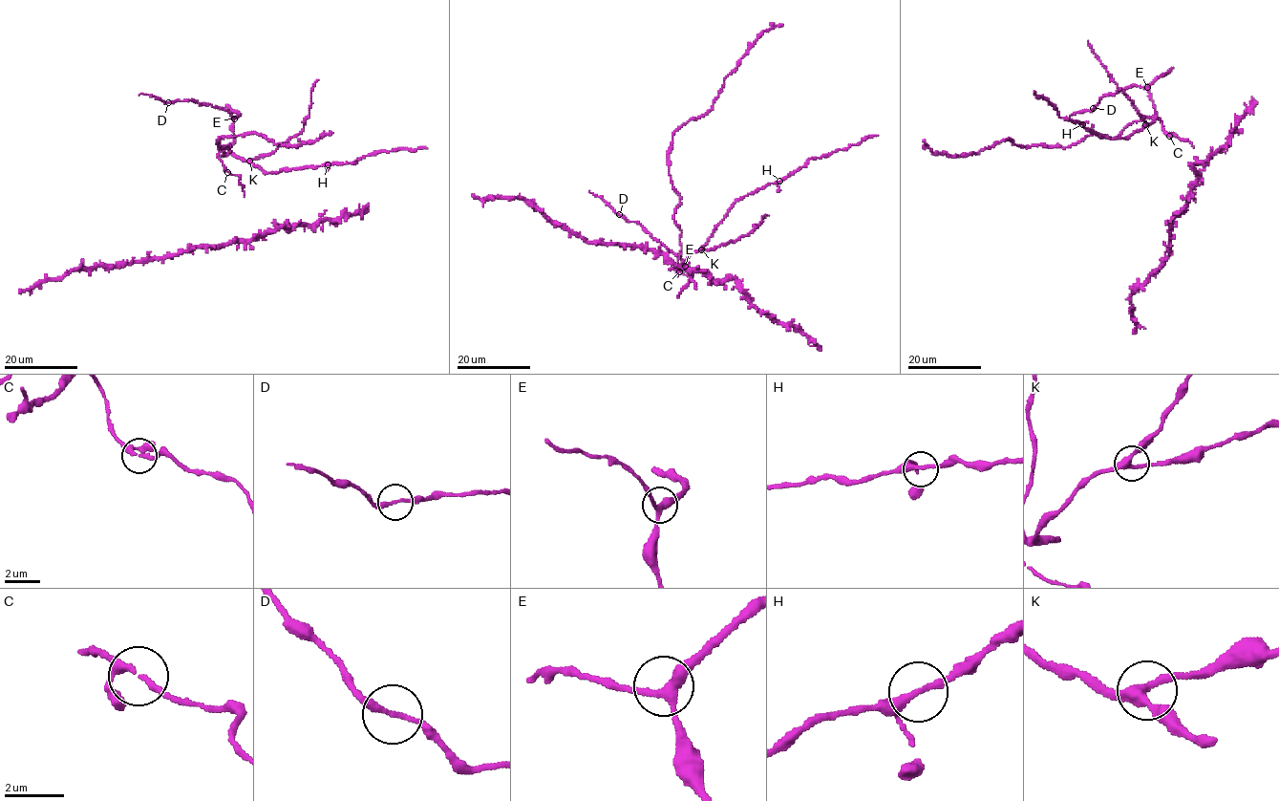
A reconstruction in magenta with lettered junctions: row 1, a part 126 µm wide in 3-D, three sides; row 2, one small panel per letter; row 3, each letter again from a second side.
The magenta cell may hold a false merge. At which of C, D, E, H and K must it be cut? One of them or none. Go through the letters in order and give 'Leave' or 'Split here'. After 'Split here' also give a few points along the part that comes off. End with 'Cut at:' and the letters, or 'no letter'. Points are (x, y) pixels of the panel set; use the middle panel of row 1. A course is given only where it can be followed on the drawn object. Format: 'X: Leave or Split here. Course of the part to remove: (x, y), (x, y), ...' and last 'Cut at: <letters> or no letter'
C: Leave
D: Leave
E: Leave
H: Leave
K: Leave
Cut at: no letter

